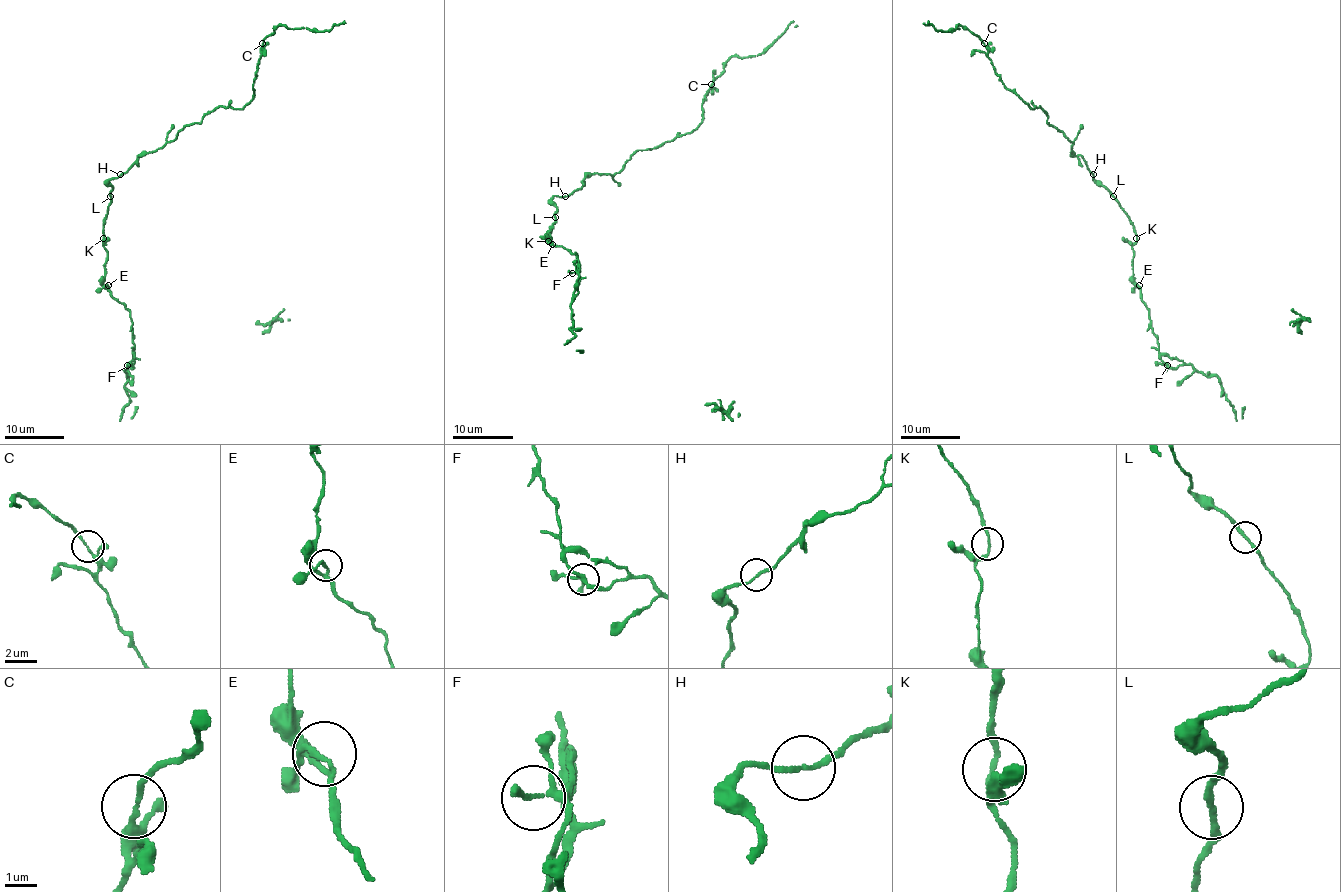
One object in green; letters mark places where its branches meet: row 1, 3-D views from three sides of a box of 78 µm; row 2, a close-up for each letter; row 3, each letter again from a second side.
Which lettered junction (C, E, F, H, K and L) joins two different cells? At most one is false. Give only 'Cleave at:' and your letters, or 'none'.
Cleave at: none

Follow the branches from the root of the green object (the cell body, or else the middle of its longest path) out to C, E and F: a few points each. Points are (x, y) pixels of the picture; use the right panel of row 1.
C: (1136, 234), (1120, 203), (1092, 179), (1040, 107), (1031, 109), (1005, 86), (984, 44)
E: (1136, 234), (1136, 241), (1132, 246), (1133, 282), (1139, 285)
F: (1136, 234), (1136, 241), (1132, 246), (1133, 281), (1149, 312), (1160, 359), (1167, 365)

